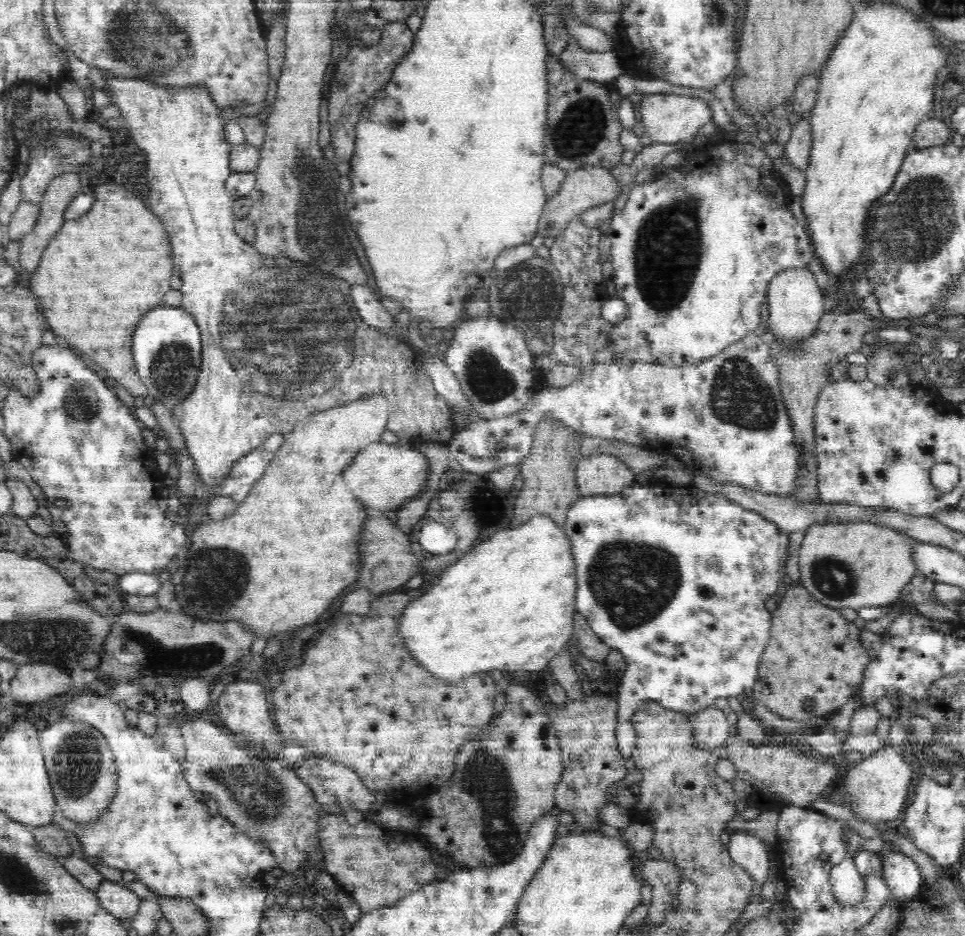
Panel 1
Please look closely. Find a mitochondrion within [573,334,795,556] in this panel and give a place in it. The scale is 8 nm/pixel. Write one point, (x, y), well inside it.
(739, 396)

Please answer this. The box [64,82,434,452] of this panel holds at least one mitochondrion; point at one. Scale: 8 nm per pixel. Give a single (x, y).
(287, 337)

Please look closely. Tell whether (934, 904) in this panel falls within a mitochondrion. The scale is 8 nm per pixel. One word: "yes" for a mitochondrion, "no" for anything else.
no

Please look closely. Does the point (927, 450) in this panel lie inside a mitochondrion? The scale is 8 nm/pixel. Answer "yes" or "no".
no

